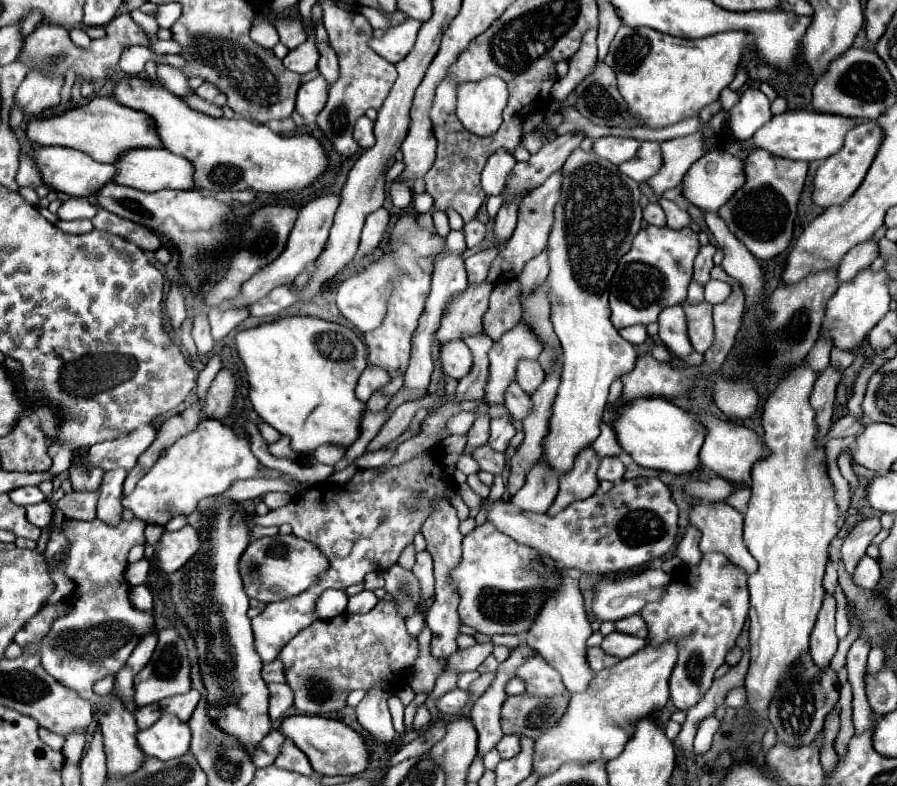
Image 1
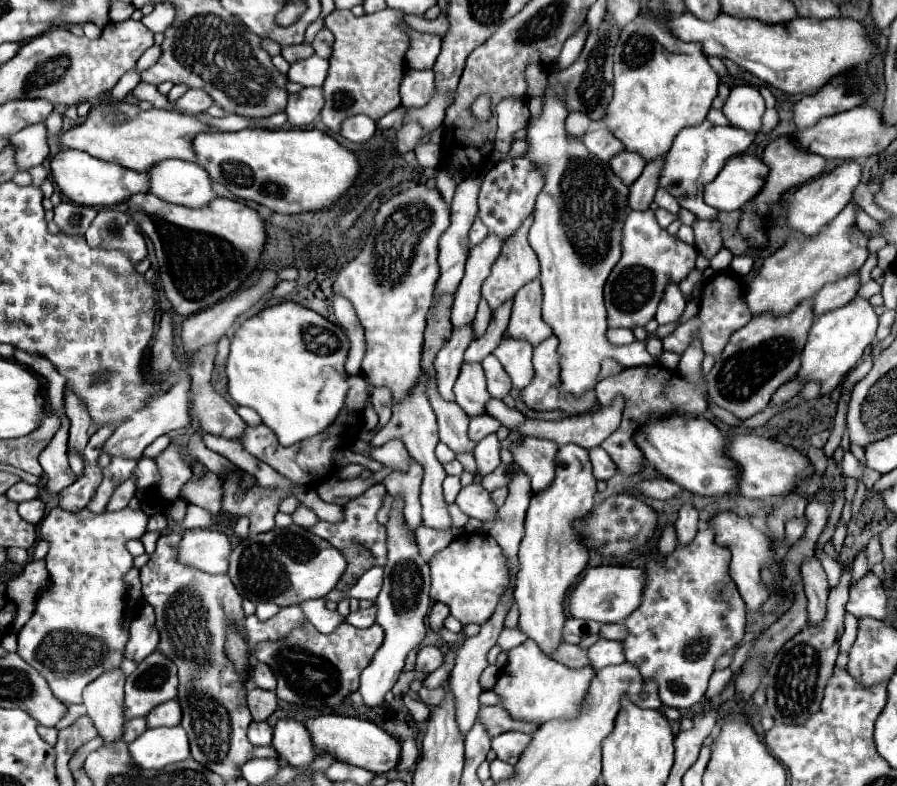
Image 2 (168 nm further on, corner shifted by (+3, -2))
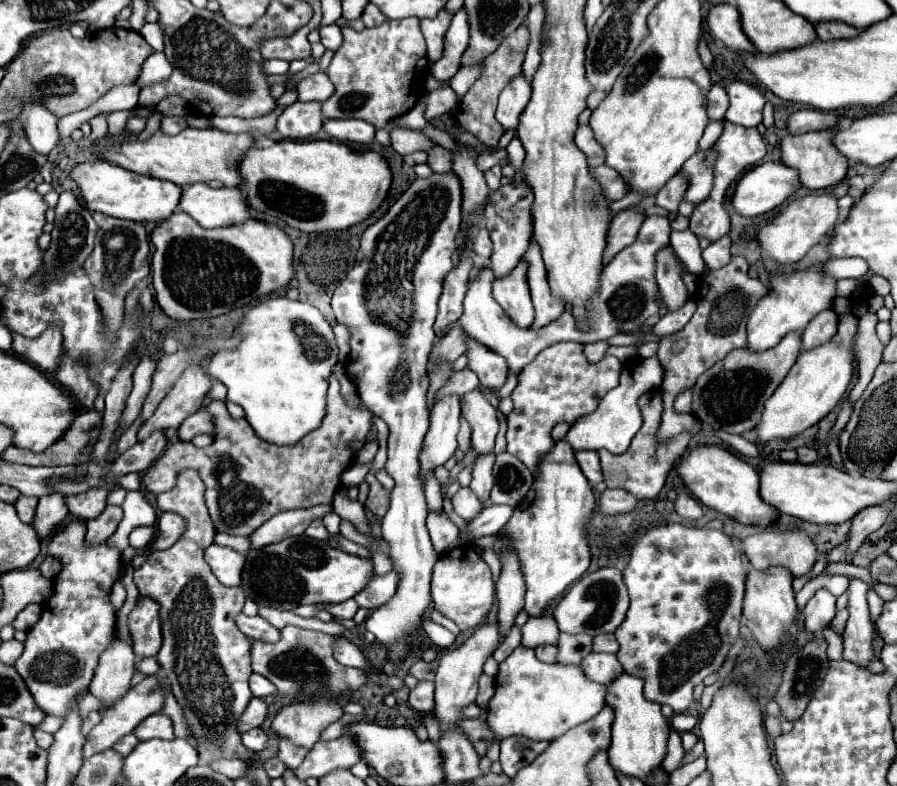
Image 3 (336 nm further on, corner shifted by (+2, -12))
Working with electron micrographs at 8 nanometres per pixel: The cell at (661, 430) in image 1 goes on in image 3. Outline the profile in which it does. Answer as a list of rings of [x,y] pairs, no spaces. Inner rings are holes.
[[[703,445],[691,449],[683,459],[675,465],[677,473],[683,477],[687,489],[707,507],[717,509],[719,513],[743,523],[743,525],[759,525],[767,527],[777,517],[779,511],[773,505],[767,505],[759,495],[759,473],[747,461],[729,453],[717,445]]]

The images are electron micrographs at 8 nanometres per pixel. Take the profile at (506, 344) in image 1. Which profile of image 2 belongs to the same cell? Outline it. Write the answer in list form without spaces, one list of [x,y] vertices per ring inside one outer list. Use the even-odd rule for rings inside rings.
[[[534,279],[516,293],[510,325],[504,331],[504,337],[522,339],[526,343],[532,343],[532,347],[538,347],[538,343],[548,339],[550,335],[550,327],[542,321],[540,281]]]

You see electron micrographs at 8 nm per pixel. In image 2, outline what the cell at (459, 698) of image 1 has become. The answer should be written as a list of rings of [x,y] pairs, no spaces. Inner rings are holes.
[[[438,687],[438,689],[420,689],[420,699],[428,705],[428,707],[438,707],[444,703],[446,699],[446,689],[444,687]]]

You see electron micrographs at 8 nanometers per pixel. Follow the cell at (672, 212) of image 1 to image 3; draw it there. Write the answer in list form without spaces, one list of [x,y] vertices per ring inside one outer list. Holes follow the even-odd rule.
[[[679,173],[671,177],[665,187],[655,195],[655,205],[667,209],[667,211],[677,211],[681,199],[683,199],[683,189],[687,189],[687,175]]]

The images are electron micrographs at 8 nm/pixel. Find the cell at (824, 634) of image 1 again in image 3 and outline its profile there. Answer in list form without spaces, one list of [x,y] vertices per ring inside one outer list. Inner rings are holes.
[[[763,529],[761,533],[755,533],[755,535],[747,537],[747,539],[743,539],[741,545],[743,545],[743,553],[749,559],[753,569],[765,571],[769,567],[785,567],[795,577],[809,575],[813,563],[817,561],[817,555],[819,555],[813,541],[805,535],[805,531],[797,531],[797,529],[787,531],[787,533],[779,533],[775,529]]]

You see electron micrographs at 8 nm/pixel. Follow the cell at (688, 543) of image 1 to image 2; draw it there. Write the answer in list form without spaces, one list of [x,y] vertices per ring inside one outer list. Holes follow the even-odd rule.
[[[684,503],[678,513],[678,521],[674,523],[678,545],[688,545],[694,541],[694,535],[698,533],[698,511],[692,503]]]

